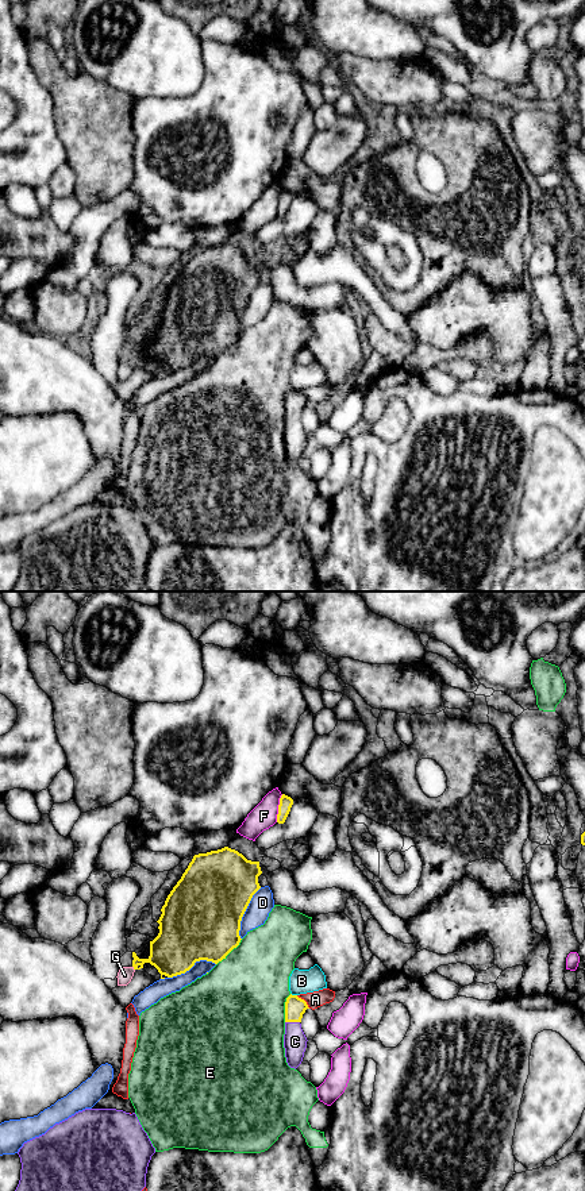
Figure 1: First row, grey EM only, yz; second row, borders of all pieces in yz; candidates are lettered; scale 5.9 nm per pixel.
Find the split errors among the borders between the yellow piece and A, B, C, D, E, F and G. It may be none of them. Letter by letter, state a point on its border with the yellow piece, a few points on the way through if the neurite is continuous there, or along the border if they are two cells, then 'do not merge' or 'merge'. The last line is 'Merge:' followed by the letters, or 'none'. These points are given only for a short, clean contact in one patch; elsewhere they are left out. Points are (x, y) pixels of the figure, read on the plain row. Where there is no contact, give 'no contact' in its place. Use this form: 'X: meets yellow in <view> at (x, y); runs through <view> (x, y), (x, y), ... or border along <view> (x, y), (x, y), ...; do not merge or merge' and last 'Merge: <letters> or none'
A: meets yellow in yz at (304, 396); border along yz (296, 390), (310, 403); do not merge
B: meets yellow in yz at (293, 390); do not merge
C: meets yellow in yz at (292, 416); runs through yz (295, 403), (292, 416), (295, 436); merge
D: meets yellow in yz at (243, 308); do not merge
E: meets yellow in yz at (230, 346); do not merge
F: meets yellow in yz at (278, 203); do not merge
G: meets yellow in yz at (134, 363); do not merge
Merge: C

